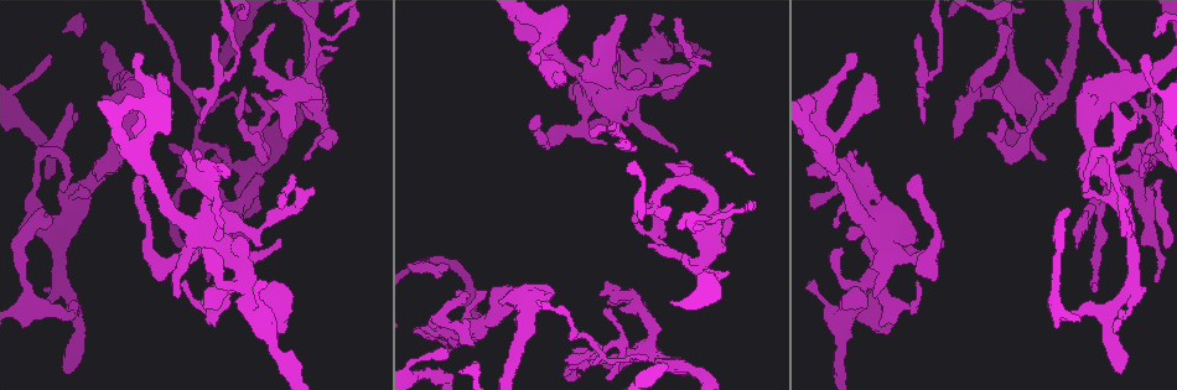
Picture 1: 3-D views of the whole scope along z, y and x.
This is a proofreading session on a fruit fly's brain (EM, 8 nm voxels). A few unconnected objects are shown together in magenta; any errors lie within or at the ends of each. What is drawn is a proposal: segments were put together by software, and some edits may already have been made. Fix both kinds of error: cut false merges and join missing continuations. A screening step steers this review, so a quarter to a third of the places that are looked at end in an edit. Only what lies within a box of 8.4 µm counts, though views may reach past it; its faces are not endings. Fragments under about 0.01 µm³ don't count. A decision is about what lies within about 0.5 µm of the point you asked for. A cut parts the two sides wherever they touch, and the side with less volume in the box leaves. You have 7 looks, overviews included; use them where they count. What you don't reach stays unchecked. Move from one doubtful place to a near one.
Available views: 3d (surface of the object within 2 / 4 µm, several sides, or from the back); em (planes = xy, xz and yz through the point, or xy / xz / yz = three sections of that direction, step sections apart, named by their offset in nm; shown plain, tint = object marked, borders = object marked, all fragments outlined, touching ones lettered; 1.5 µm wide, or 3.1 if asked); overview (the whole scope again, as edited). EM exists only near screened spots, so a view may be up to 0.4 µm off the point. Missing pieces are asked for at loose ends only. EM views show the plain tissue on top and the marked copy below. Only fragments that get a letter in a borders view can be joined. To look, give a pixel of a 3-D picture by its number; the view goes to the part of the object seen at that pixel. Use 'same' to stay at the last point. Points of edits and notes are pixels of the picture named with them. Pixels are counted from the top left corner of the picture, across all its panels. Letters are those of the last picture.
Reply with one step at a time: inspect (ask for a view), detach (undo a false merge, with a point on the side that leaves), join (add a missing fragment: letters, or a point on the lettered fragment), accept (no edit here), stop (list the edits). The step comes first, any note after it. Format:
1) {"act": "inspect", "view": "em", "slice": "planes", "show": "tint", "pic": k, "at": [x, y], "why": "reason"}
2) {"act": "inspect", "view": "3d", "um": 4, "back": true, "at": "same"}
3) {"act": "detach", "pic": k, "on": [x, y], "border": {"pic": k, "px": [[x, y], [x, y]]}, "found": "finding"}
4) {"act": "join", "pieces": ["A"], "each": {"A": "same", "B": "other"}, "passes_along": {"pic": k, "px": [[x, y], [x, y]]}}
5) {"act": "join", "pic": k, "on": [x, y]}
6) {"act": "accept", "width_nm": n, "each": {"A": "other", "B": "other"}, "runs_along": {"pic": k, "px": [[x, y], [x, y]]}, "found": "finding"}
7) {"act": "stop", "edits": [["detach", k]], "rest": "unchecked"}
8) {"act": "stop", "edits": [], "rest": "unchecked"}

{"act": "inspect", "view": "3d", "um": 2, "pic": 1, "at": [26, 325], "why": "free end"}

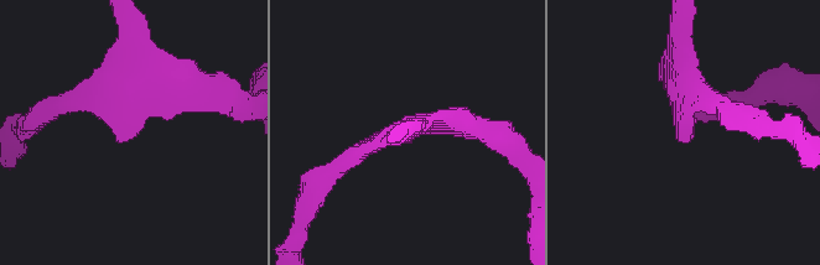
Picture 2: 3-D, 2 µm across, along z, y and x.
{"act": "inspect", "view": "em", "slice": "planes", "show": "tint", "pic": 2, "at": [121, 141], "arm_widths_nm": [170, 220], "why": "now the EM"}

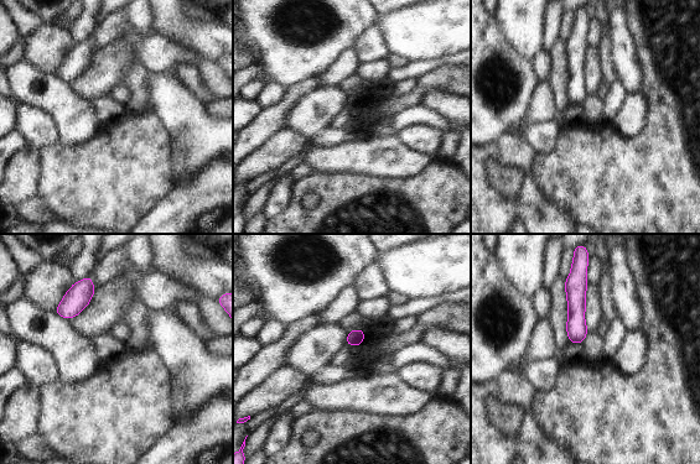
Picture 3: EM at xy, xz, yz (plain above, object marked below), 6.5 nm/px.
{"act": "inspect", "view": "em", "slice": "planes", "show": "borders", "at": "same"}

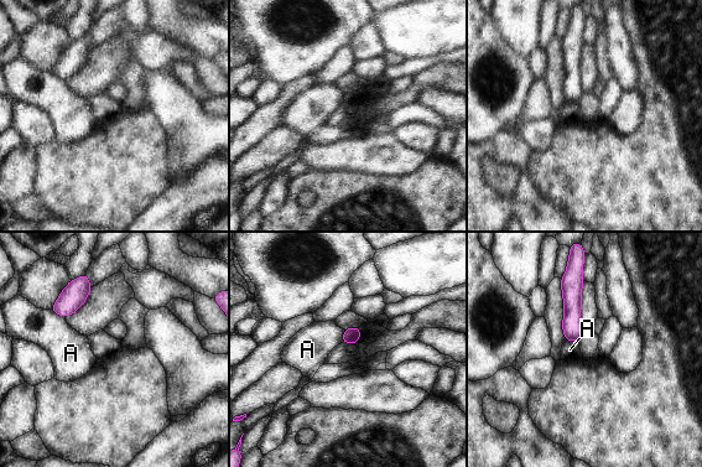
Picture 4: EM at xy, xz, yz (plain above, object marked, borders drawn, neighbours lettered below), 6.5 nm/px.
{"act": "accept", "each": {"A": "other"}, "runs_along": {"pic": 4, "px": [[580, 278], [572, 285], [571, 338]]}, "found": "none of them fits"}

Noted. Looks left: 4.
{"act": "inspect", "view": "3d", "um": 4, "pic": 1, "at": [1085, 77], "why": "free end"}

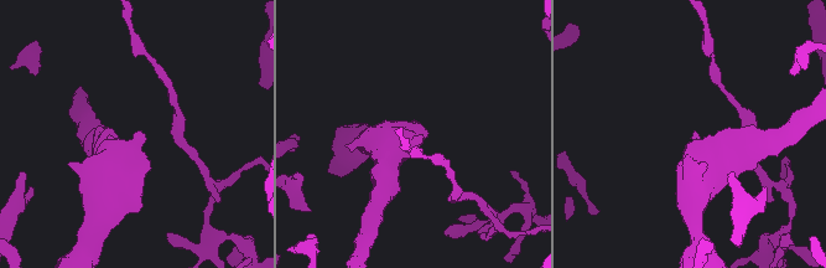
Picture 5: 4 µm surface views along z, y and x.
{"act": "inspect", "view": "em", "slice": "planes", "show": "tint", "pic": 5, "at": [691, 137]}

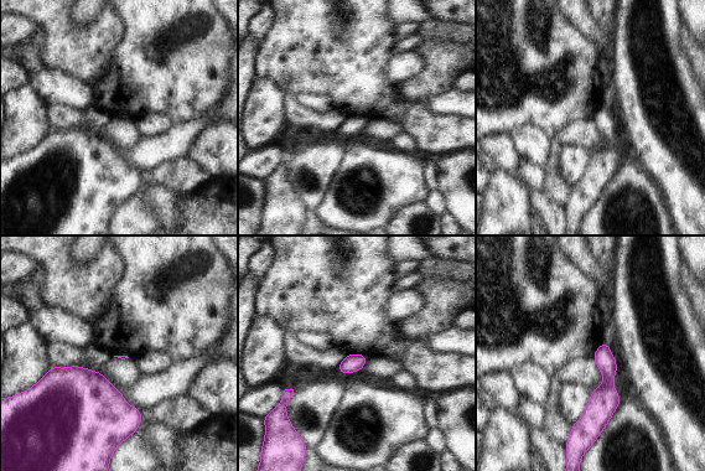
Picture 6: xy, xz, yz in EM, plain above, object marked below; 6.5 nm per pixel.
{"act": "inspect", "view": "em", "slice": "planes", "show": "borders", "at": "same", "why": "what lies round it"}

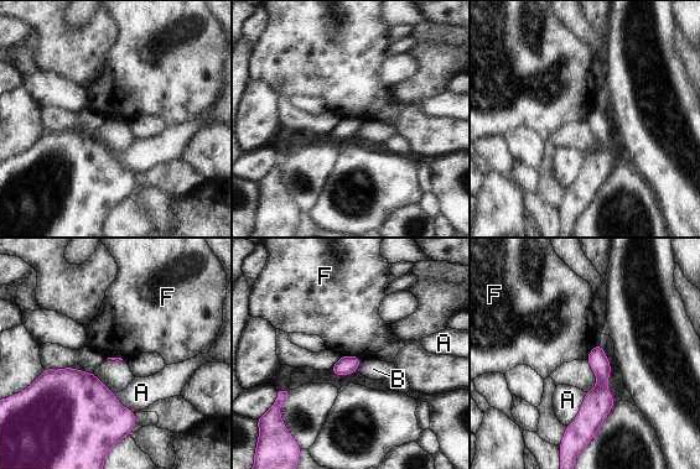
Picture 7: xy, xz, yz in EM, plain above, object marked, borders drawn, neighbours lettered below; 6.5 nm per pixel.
{"act": "accept", "each": {"A": "other", "B": "other", "F": "other"}, "border": {"pic": 7, "px": [[341, 355], [357, 355], [362, 359]]}, "found": "no lettered fragment goes on from it"}

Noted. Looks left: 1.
{"act": "stop", "edits": [], "rest": "unchecked"}

